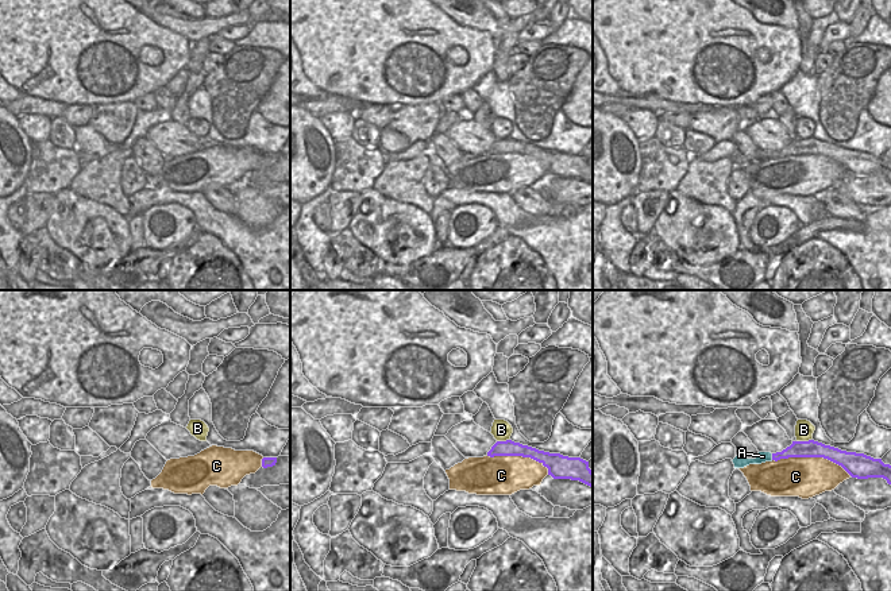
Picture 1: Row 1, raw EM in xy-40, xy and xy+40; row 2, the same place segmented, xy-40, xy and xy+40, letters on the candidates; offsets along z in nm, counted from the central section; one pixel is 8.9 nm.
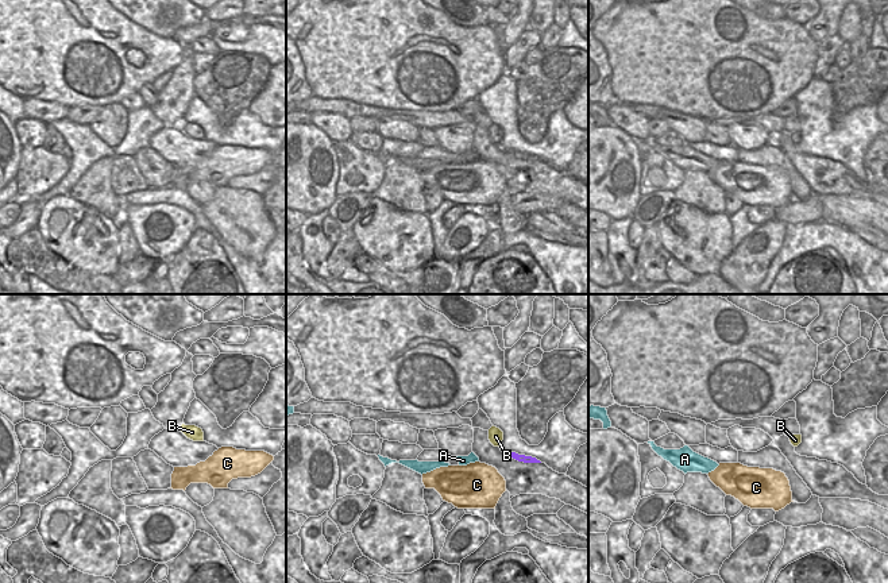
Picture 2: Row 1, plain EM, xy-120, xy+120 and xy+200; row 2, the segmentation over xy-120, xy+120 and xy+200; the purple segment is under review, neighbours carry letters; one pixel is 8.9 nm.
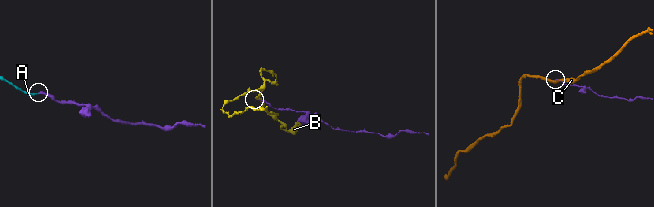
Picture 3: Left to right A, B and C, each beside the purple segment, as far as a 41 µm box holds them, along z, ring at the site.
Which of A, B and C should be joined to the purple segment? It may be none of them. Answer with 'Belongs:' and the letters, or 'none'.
Belongs: A

